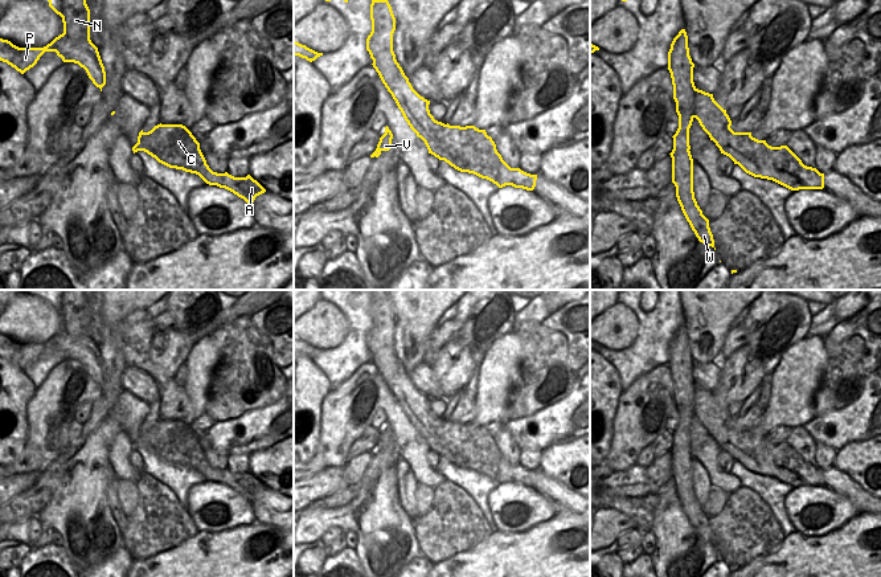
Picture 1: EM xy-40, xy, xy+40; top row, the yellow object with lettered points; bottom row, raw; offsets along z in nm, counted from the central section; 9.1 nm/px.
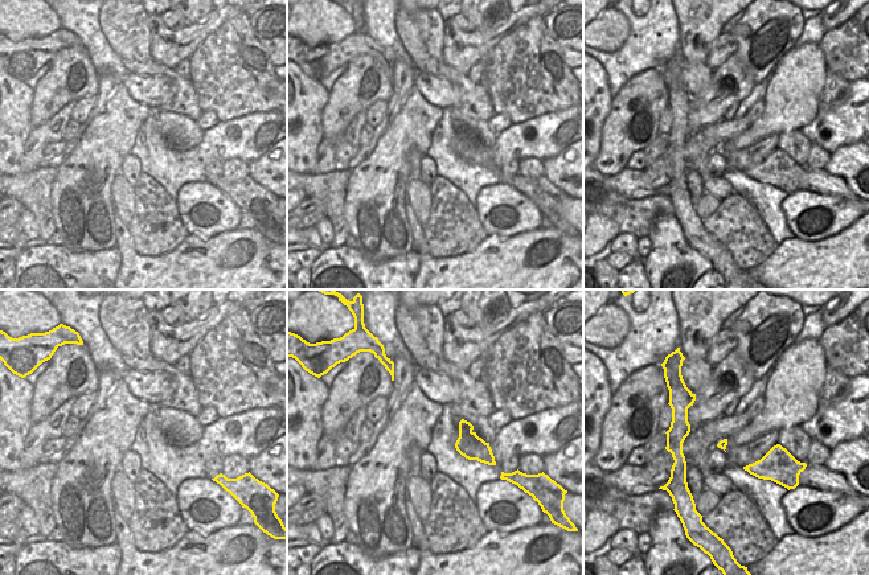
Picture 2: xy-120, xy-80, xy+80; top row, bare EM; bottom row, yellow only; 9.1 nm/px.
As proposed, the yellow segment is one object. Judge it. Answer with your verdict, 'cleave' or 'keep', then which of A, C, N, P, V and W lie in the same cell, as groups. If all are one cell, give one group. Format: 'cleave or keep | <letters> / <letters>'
cleave | A C P / N V W

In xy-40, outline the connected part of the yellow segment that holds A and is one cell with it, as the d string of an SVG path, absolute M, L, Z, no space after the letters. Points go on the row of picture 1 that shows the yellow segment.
M157 124L151 131L139 132L134 154L144 151L159 163L176 169L198 175L206 184L225 188L251 205L266 189L250 175L234 177L213 172L200 150L200 143L183 124Z

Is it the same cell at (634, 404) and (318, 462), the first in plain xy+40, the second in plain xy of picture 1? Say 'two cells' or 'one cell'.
two cells

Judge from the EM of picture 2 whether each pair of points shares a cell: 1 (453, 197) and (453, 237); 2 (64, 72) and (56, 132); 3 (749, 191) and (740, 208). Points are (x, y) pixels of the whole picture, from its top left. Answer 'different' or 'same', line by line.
1: same
2: different
3: different

